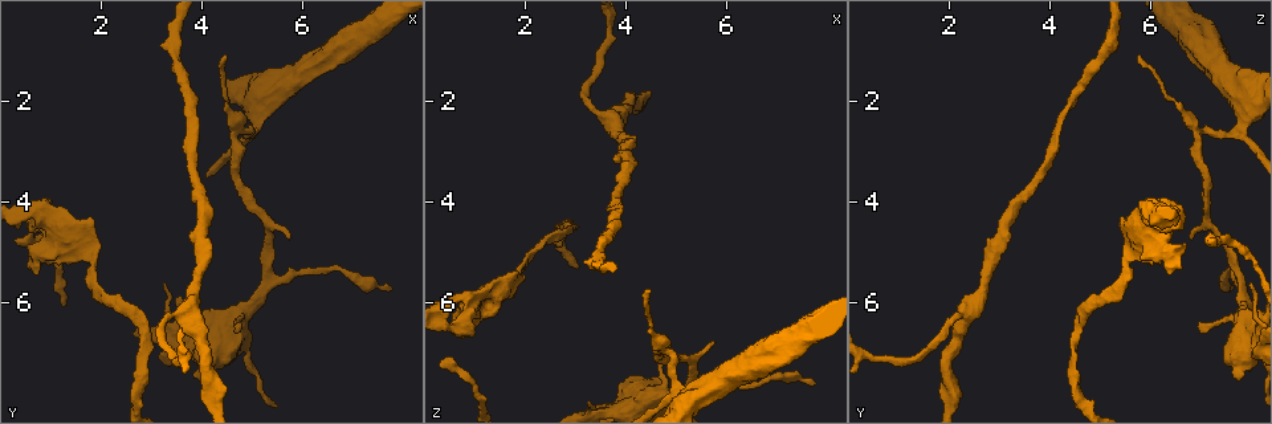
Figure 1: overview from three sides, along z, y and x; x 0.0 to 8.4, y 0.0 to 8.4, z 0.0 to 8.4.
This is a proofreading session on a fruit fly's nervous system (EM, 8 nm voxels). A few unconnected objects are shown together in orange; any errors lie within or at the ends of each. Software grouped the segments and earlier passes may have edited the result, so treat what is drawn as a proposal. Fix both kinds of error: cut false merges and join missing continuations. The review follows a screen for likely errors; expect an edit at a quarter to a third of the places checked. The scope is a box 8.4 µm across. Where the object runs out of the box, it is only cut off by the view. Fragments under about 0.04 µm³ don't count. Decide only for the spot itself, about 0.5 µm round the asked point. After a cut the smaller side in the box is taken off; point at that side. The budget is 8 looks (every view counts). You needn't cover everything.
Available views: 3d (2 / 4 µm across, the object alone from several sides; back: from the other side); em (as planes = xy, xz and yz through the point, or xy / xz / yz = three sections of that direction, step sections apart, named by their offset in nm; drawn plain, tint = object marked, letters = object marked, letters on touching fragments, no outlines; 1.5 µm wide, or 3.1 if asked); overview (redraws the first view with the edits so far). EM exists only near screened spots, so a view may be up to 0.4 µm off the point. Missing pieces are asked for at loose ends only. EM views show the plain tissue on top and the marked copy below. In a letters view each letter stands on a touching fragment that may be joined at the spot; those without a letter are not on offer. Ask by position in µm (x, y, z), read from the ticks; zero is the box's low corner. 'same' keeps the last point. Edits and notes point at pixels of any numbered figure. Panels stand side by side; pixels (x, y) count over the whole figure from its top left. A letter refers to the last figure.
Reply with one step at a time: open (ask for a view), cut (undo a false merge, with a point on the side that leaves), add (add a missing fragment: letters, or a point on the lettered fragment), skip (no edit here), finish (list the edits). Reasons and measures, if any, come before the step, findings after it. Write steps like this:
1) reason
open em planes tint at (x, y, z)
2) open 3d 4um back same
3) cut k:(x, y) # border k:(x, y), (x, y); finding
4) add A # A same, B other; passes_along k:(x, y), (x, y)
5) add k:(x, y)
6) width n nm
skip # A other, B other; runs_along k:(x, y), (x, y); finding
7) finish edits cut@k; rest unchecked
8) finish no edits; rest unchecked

sharp bend
open 3d 2um at (4.95, 2.60, 7.70)

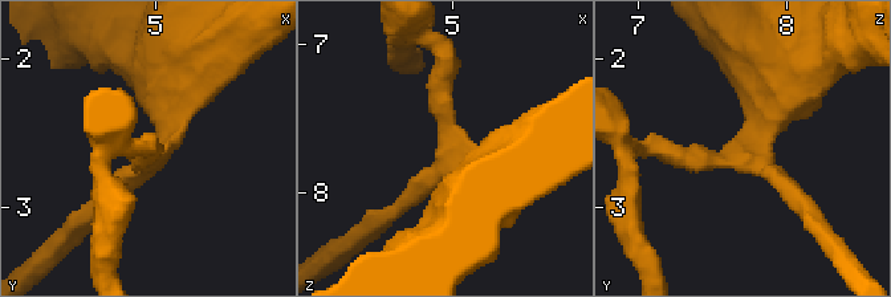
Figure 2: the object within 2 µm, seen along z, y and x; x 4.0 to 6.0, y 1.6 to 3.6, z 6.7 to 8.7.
arms 3; now the EM
open em planes letters at (4.96, 2.66, 7.70)

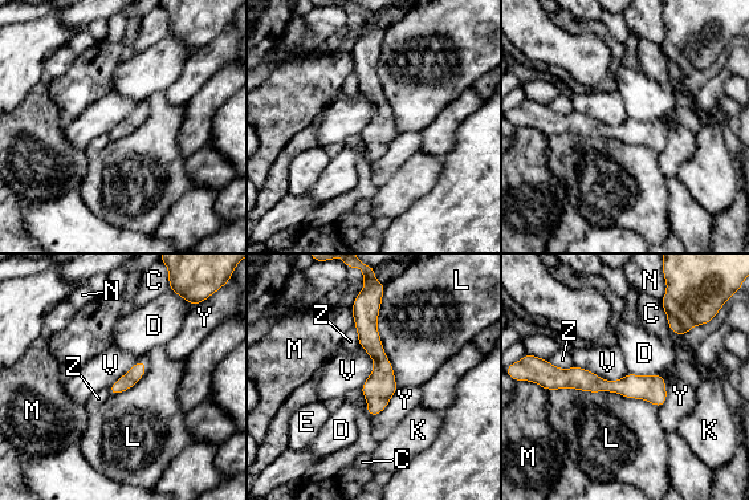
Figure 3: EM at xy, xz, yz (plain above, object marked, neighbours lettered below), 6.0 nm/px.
width 90 nm
skip # C other, D other, E other, K other, L other, M other, N other, V other, Y other, Z other; runs_along 3:(549, 374), (650, 387), (663, 397); all the same cell

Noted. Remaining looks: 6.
calibre changes
open em yz step 4 tint at (1.85, 5.25, 5.45)

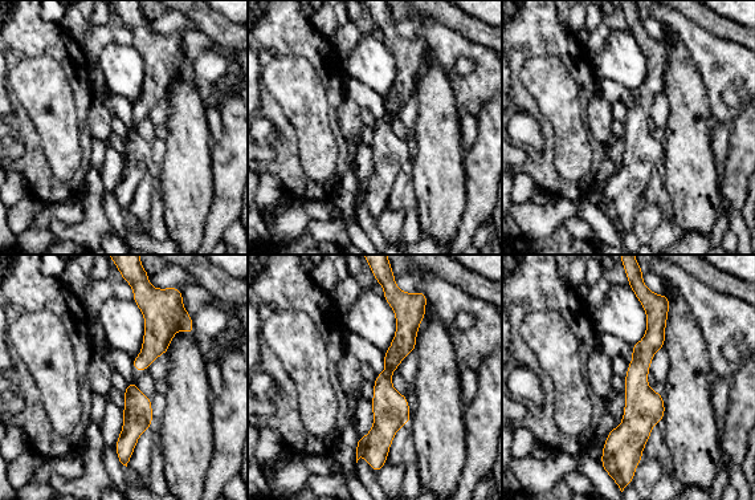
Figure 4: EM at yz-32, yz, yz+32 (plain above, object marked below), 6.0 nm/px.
cut it another way
open em planes letters same

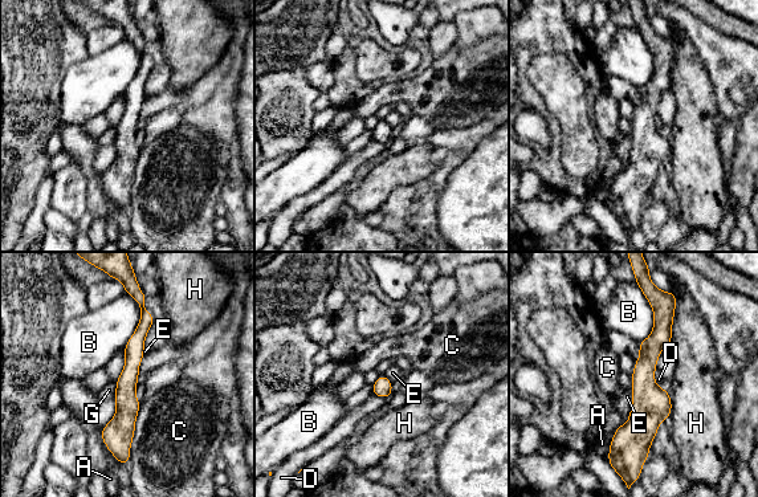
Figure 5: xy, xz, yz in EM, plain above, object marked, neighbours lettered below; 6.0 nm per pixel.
skip # A other, B other, C other, D other, E other, G other, H other; runs_along 5:(141, 301), (123, 459); one cell here

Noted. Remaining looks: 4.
an open end
open em planes tint at (0.55, 4.60, 6.45)

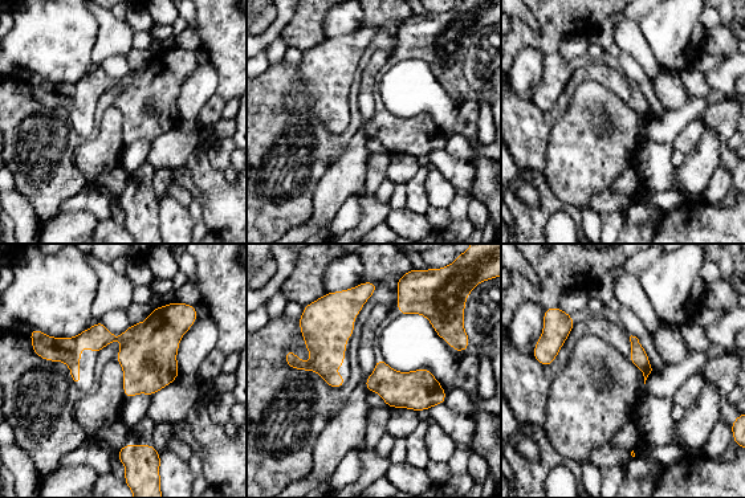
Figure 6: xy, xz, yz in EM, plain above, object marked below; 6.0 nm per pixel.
what lies round it
open em planes letters same

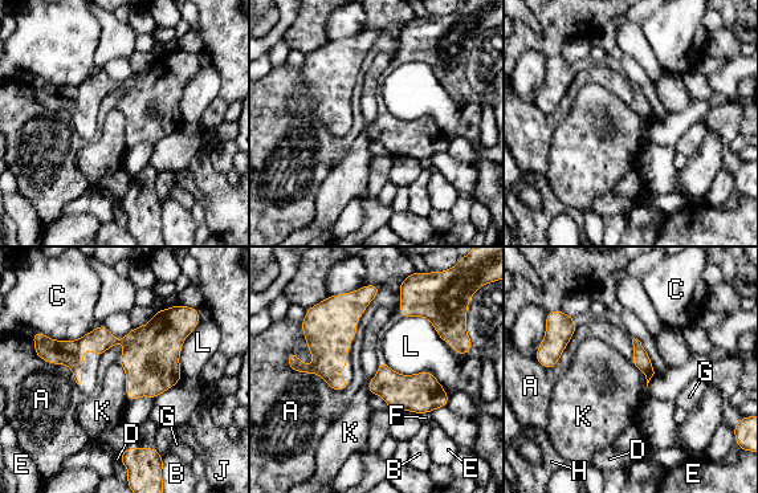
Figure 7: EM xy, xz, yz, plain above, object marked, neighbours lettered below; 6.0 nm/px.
longest_contact L 400 nm
skip # A other, B other, C other, D other, E other, F other, G other, H other, J other, K other, L other; none of them fits

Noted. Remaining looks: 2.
finish no edits; rest unchecked

